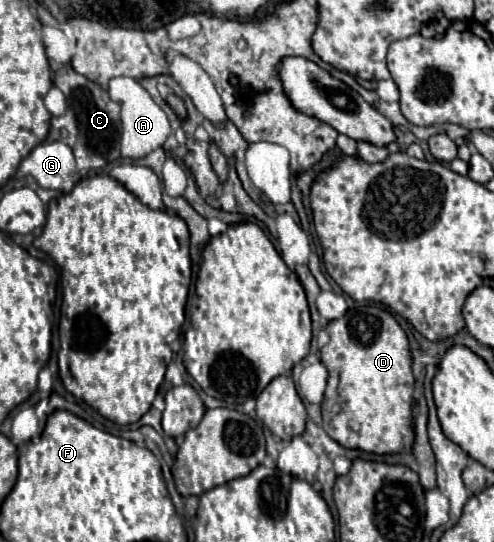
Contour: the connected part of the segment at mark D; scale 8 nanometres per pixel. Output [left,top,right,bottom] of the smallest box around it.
[320,306,414,454]

